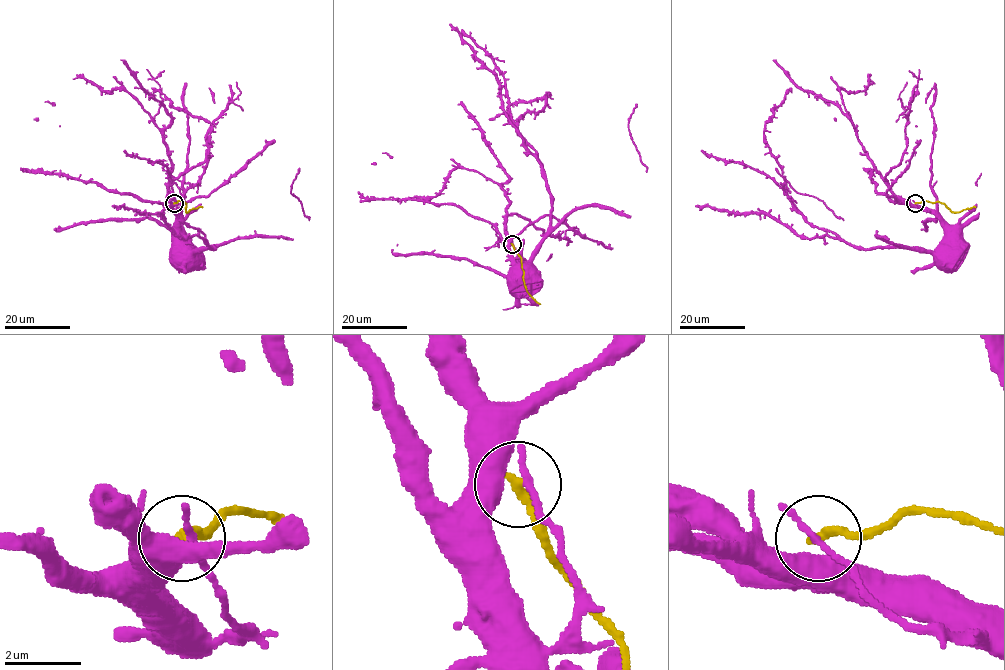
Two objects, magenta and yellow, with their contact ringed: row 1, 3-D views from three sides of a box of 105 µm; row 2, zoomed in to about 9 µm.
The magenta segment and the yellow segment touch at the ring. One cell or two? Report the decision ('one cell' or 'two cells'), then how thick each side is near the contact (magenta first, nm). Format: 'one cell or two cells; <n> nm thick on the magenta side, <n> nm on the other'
two cells; 150 nm thick on the magenta side, 280 nm on the other

